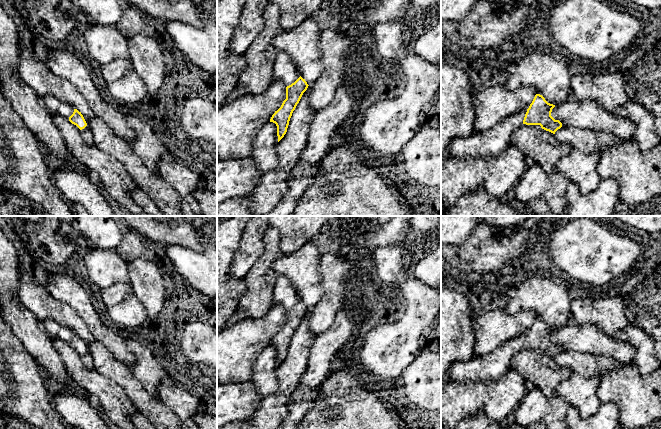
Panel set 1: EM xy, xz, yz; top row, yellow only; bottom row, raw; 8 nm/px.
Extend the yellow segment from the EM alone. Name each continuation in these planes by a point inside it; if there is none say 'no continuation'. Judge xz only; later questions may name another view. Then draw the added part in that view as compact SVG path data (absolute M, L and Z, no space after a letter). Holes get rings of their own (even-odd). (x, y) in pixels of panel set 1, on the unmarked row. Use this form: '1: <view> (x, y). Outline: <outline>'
1: xz (284, 294). Outline: M278 277L273 290L274 305L281 305L286 311L300 301L295 288L286 277Z

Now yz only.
1: yz (487, 368). Outline: M527 333L502 343L494 351L481 356L473 356L466 362L455 363L450 369L449 380L456 382L493 382L503 375L512 357L522 348Z

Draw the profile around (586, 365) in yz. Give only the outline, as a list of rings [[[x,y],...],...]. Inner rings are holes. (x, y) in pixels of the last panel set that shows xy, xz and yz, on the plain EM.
[[[561,351],[555,356],[555,361],[560,367],[567,367],[572,373],[583,378],[594,376],[602,378],[606,371],[616,370],[620,365],[611,356],[596,357],[592,354],[573,351]]]

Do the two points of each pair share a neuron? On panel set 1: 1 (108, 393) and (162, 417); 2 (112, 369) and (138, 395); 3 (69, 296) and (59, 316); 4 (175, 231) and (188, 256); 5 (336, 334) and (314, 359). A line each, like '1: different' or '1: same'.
1: different
2: same
3: different
4: different
5: same

